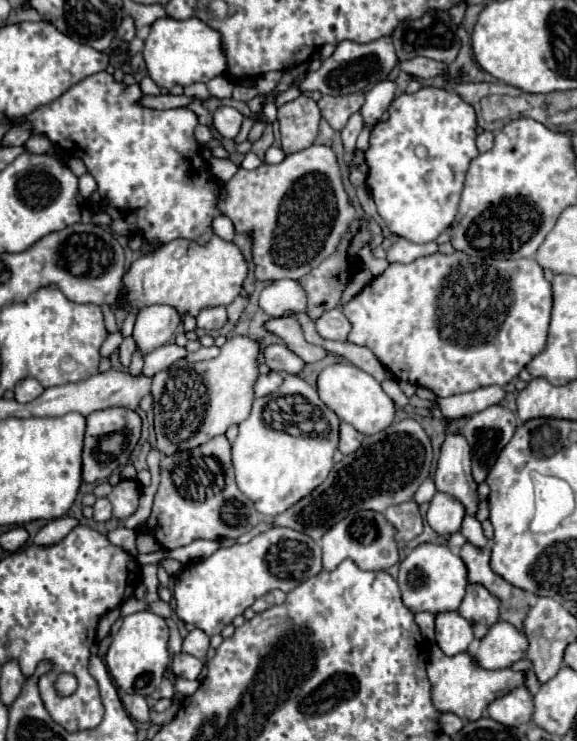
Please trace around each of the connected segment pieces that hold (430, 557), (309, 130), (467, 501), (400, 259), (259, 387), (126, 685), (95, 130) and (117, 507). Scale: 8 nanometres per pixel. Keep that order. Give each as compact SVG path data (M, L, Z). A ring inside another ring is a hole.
M422 543L418 545L402 563L398 571L398 585L402 591L402 601L410 611L456 611L466 593L466 567L464 561L454 555L442 543Z
M300 95L298 99L278 107L278 123L282 135L282 151L290 155L310 147L318 137L320 109L312 97Z
M450 433L440 451L436 489L460 499L470 515L476 515L476 483L470 475L470 445L462 433Z
M400 237L396 243L392 243L392 247L386 251L386 259L390 263L410 263L418 257L424 257L424 255L432 255L438 251L438 245L436 241L430 241L430 243L424 243L424 245L418 245L418 243L412 243L404 237Z
M266 373L266 375L260 375L258 381L256 381L256 385L254 385L254 395L256 395L256 397L272 395L280 385L282 385L280 373Z
M140 611L128 615L122 621L120 631L114 635L106 655L106 665L116 685L124 693L138 693L142 697L150 697L158 689L162 675L170 663L166 643L168 643L168 627L162 617L158 617L152 611Z
M100 71L70 87L56 101L42 105L20 119L12 119L12 123L28 121L32 135L44 135L52 147L60 147L60 151L68 157L76 157L78 151L78 159L84 161L88 173L96 179L102 203L108 209L106 213L112 217L110 229L116 235L142 235L148 239L148 243L160 245L166 245L178 237L208 243L214 235L212 221L214 217L222 215L218 209L218 197L224 195L224 189L200 155L198 141L194 137L198 117L188 107L166 111L142 107L142 97L144 93L138 83L126 85L116 81L110 73Z
M122 479L116 487L112 487L112 493L108 495L112 507L114 507L114 517L116 519L126 519L138 509L138 499L140 499L140 483L136 479Z

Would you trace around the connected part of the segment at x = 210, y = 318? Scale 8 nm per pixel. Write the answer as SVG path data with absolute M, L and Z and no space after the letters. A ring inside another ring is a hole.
M210 307L210 309L202 309L200 315L196 317L198 327L204 331L218 331L228 323L228 313L224 307Z

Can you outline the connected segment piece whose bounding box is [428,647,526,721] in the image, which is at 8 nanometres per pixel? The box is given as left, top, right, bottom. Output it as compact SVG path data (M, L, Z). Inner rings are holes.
M432 647L428 659L428 679L432 683L432 701L438 711L450 711L464 721L476 721L494 699L508 695L512 689L524 685L526 671L514 671L510 667L488 671L480 667L468 651L448 657L438 647Z

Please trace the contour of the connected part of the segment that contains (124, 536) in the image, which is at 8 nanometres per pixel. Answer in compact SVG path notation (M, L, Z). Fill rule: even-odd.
M118 527L118 529L114 529L114 531L108 533L108 539L110 539L114 545L126 549L130 555L136 555L135 530L126 529L126 527Z

